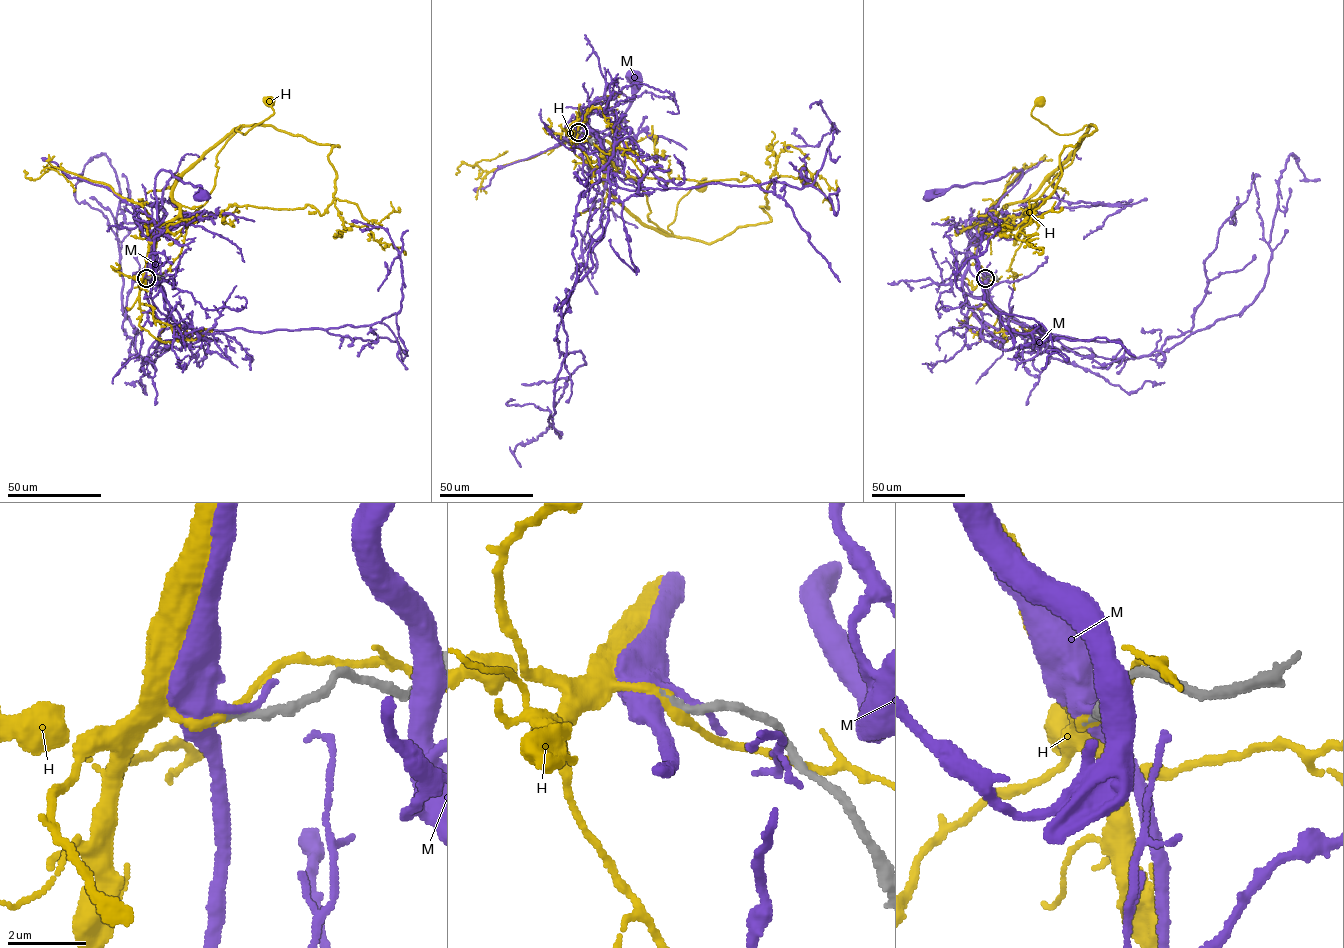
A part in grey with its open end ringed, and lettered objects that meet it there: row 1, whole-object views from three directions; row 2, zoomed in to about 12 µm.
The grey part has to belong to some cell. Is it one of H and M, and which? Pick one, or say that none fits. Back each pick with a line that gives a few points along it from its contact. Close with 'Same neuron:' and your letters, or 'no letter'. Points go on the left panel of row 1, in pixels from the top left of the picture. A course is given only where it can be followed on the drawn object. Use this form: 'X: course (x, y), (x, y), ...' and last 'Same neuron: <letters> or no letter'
H: course (146, 278), (149, 227), (179, 213), (174, 183), (240, 125), (235, 129), (244, 134), (273, 114), (268, 102)
Same neuron: H

